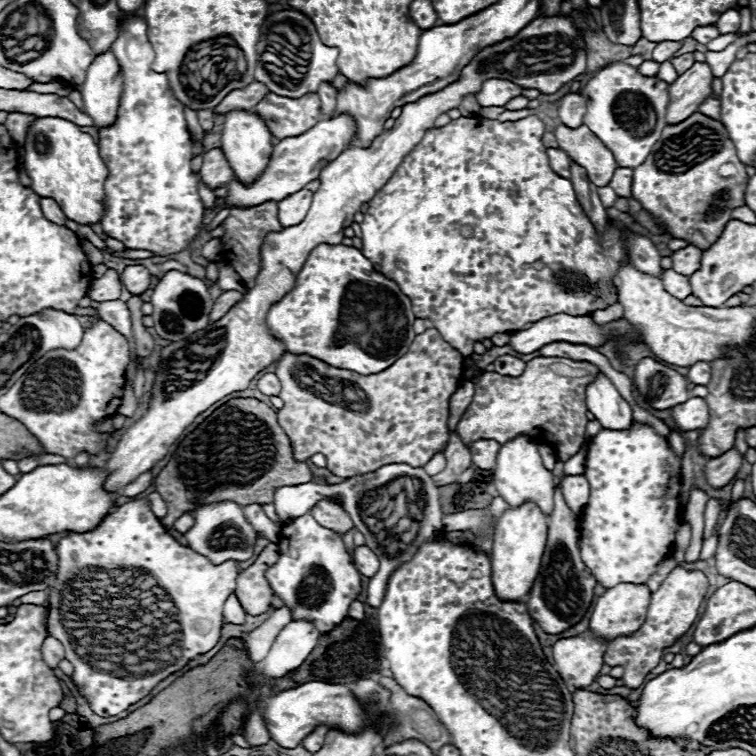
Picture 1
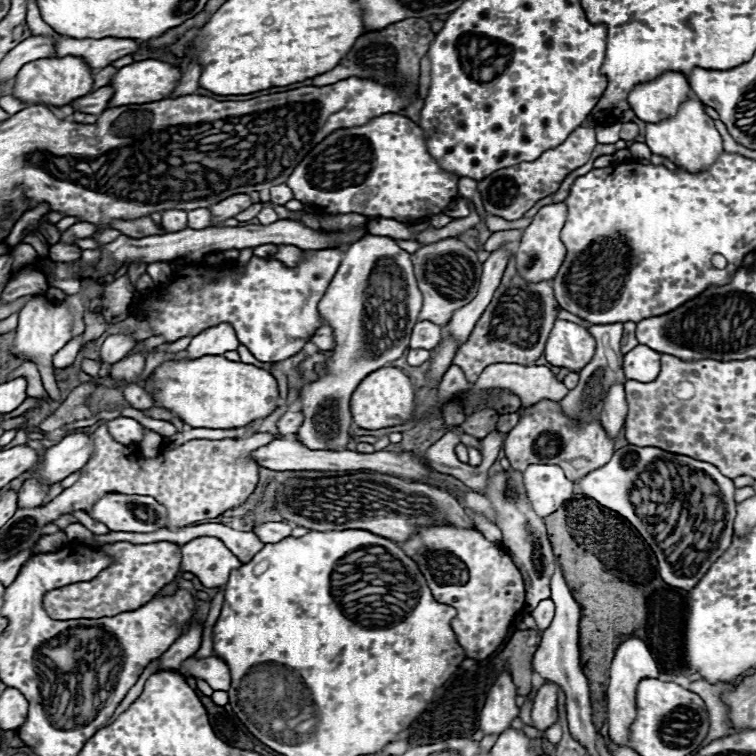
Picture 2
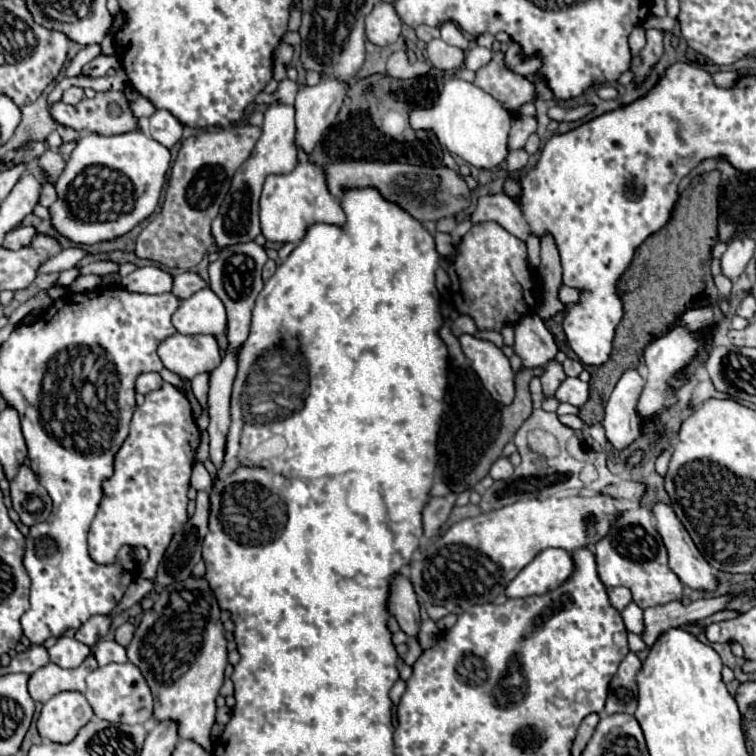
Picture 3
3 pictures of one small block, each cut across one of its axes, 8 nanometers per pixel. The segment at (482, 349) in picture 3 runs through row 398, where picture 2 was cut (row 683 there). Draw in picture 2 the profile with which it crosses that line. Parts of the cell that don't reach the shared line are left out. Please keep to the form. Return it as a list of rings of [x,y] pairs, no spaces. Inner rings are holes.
[[[502,672],[488,698],[486,704],[480,712],[480,730],[484,732],[484,736],[496,734],[500,736],[502,732],[512,728],[512,722],[520,716],[520,708],[516,706],[516,686],[510,678],[510,674]]]

